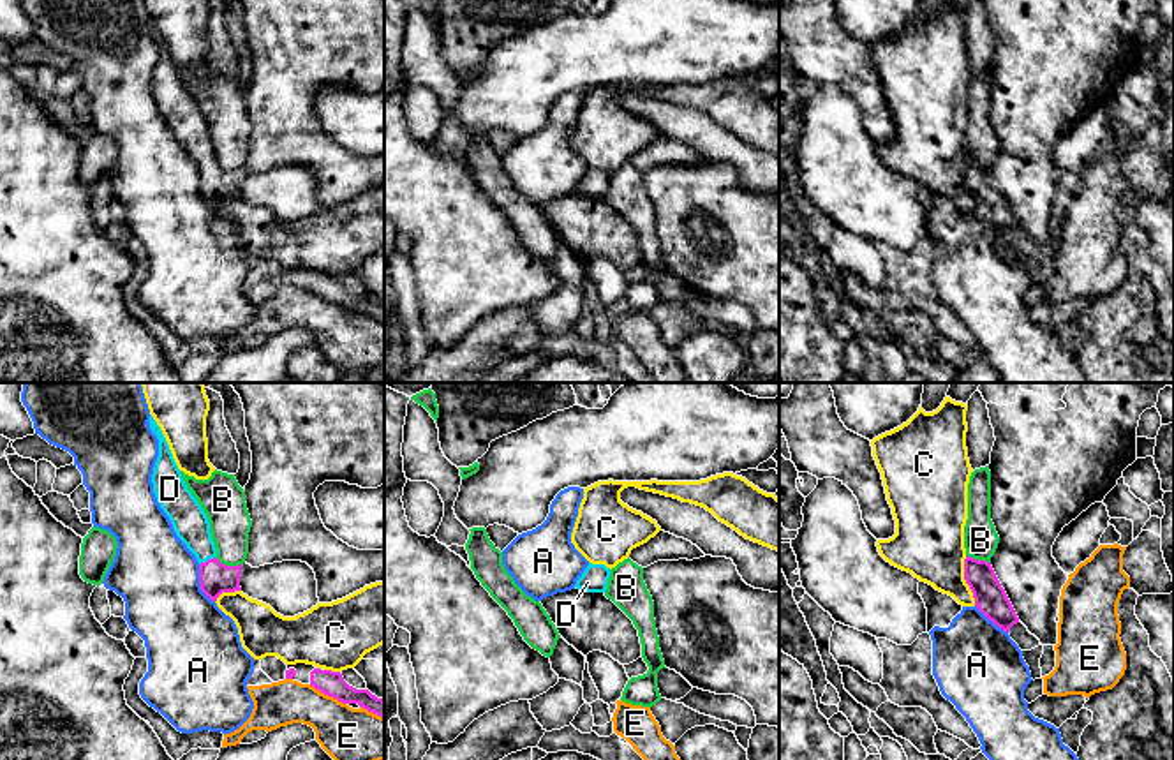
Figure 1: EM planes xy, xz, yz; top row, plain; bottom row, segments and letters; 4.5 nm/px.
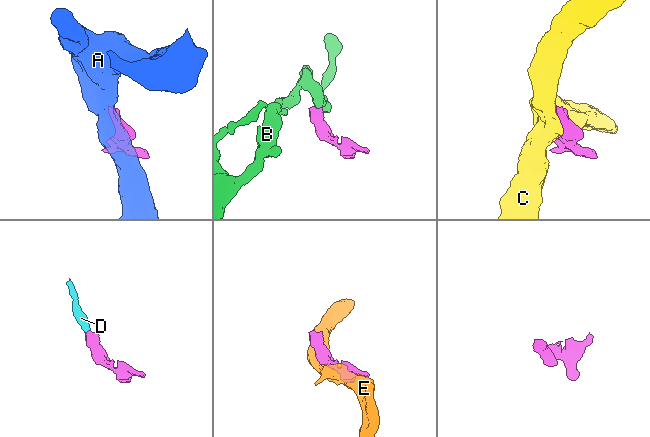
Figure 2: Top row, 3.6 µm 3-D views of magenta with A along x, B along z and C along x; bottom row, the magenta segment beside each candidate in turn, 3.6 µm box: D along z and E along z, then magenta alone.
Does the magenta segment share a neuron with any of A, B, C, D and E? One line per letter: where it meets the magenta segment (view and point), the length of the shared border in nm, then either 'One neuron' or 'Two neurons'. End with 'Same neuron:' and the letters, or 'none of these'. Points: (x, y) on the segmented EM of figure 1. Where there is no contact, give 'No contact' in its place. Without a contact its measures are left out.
A: Touches magenta at xy (200, 584). Shared border 190 nm. Two neurons
B: Touches magenta at xy (228, 566). Shared border 120 nm. Two neurons
C: Touches magenta at yz (965, 579). Shared border 220 nm. Two neurons
D: Touches magenta at xy (208, 559). Shared border 90 nm. One neuron
E: Touches magenta at xy (328, 695). Shared border 200 nm. Two neurons
Same neuron: D

